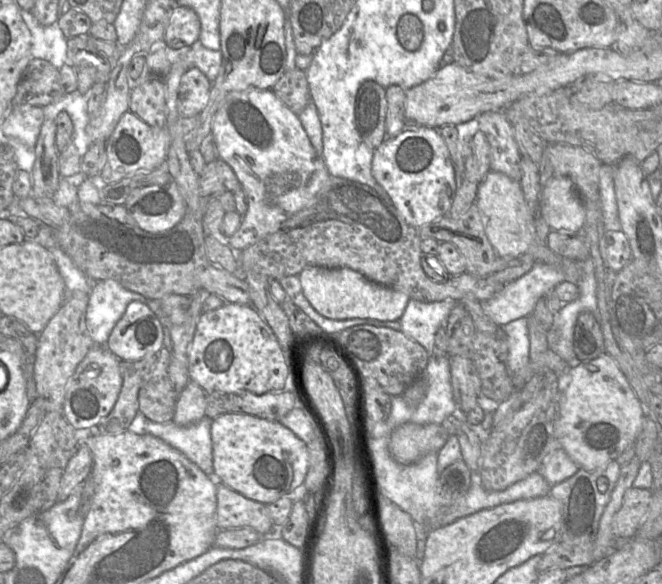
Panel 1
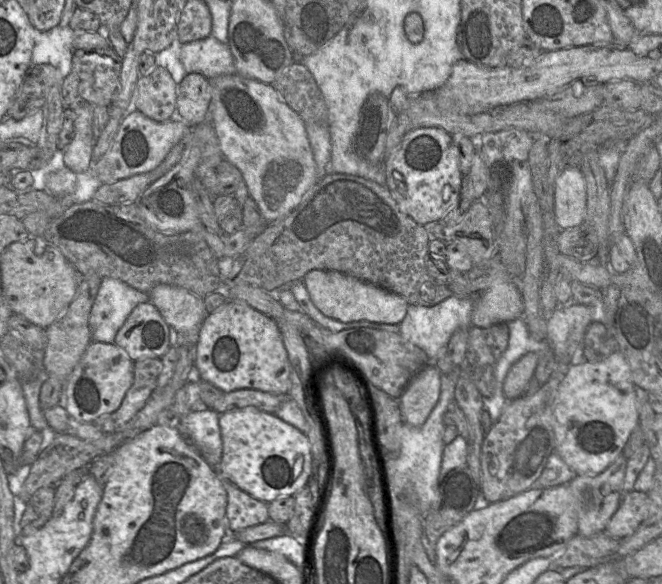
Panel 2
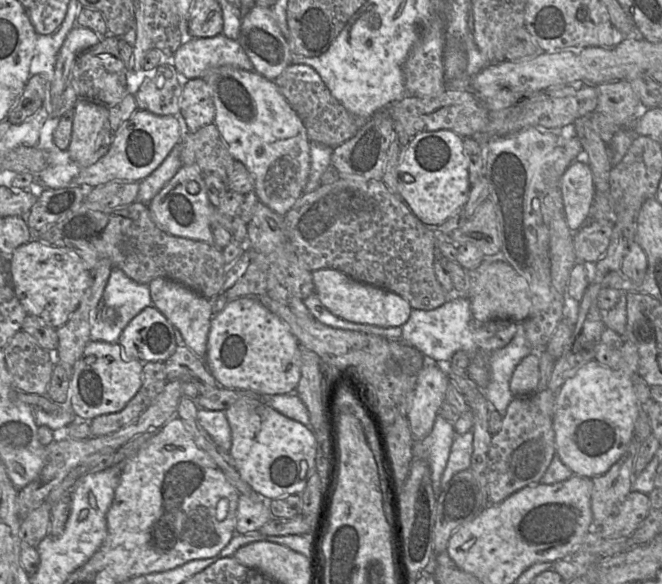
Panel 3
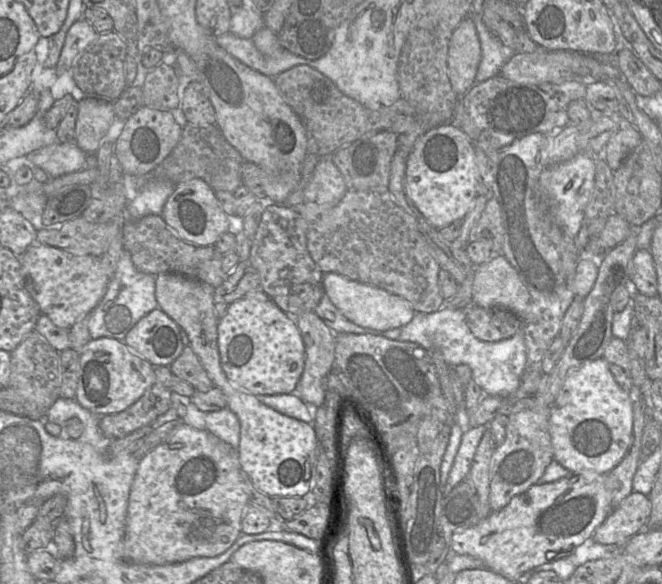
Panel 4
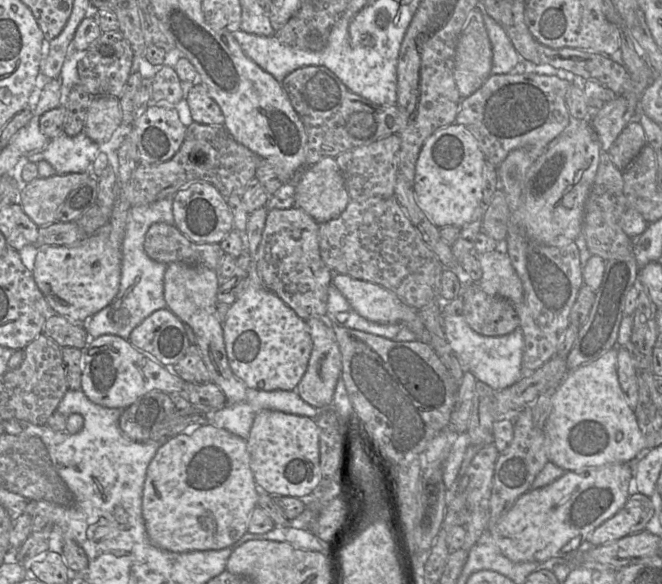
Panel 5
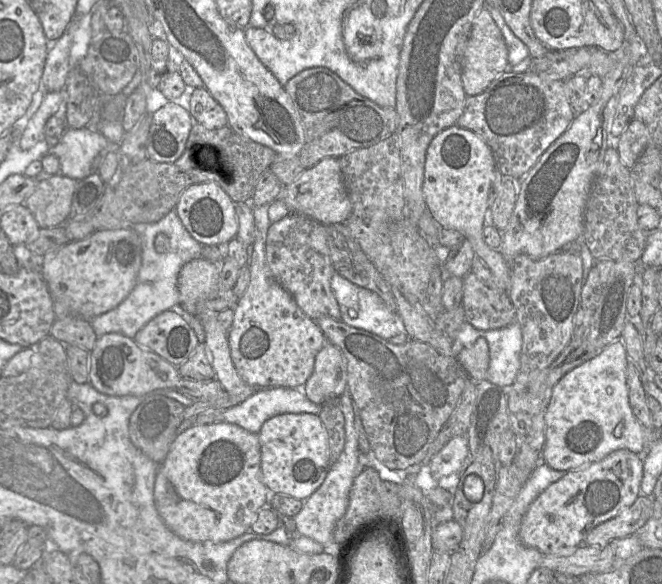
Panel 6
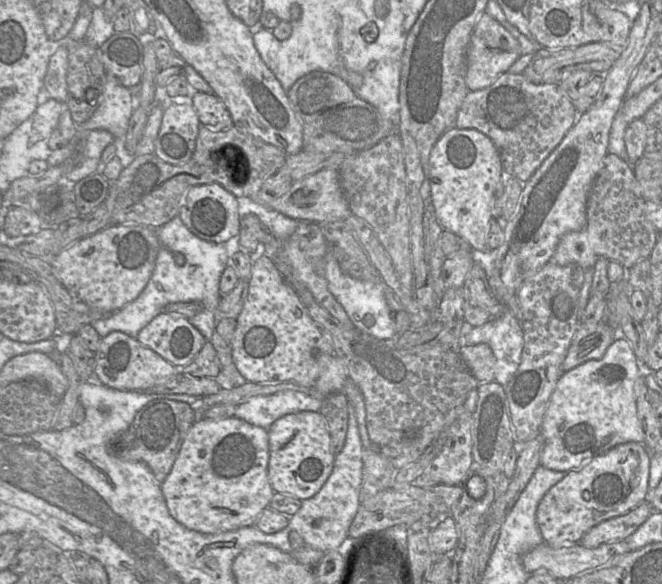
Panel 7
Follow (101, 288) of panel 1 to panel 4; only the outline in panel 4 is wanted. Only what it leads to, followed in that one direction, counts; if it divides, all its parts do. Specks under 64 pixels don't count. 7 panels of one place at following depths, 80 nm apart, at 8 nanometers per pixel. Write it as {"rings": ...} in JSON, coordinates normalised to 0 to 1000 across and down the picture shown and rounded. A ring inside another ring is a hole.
{"rings":[[[186,426],[157,507],[134,539],[133,565],[136,580],[165,577],[186,584],[195,565],[215,543],[239,527],[234,509],[236,473],[208,464],[195,432]]]}

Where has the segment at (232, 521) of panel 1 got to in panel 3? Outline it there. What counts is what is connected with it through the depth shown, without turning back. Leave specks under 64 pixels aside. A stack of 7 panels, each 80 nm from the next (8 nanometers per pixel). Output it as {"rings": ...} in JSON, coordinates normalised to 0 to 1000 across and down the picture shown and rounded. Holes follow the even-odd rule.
{"rings":[[[363,846],[360,853],[355,914],[372,914],[391,908],[400,896],[412,885],[406,873],[406,858],[412,854],[399,854],[397,851],[381,853],[378,849]]]}

